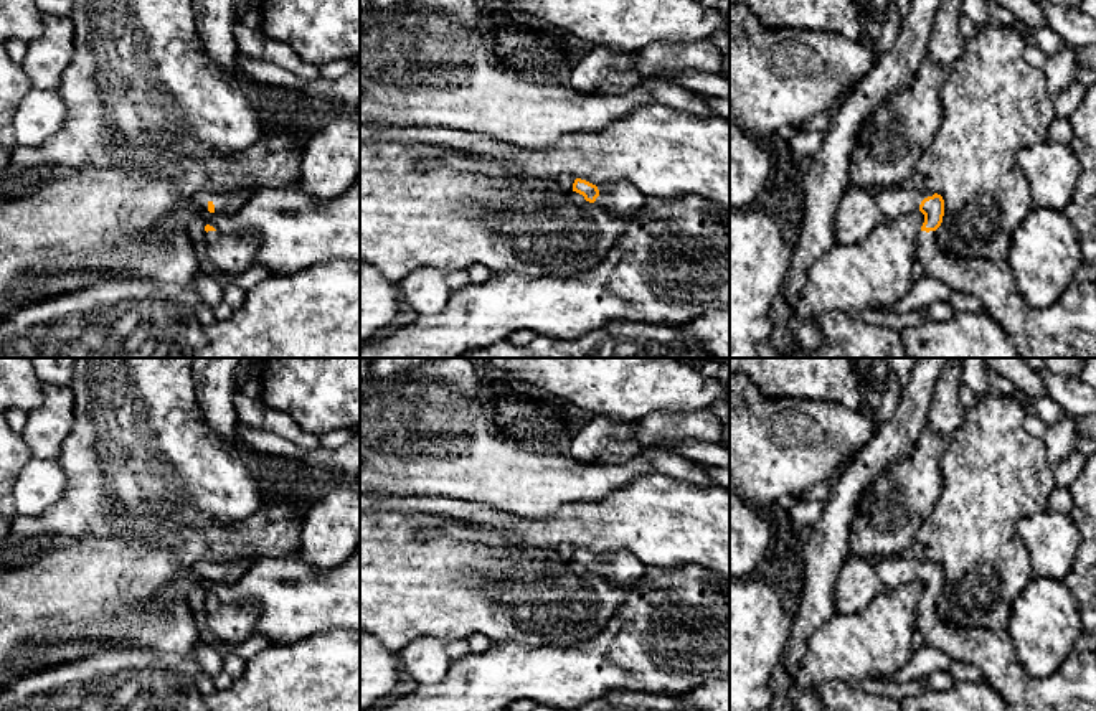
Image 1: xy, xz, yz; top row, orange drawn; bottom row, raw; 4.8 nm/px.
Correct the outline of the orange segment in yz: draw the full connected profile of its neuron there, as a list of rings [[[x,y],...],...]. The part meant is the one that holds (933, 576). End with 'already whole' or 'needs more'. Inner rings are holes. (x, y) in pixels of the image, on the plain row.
[[[911,553],[870,559],[888,589],[921,581],[924,592],[916,605],[914,625],[926,645],[952,662],[971,663],[1012,711],[1096,711],[1096,652],[1075,648],[1050,676],[1032,676],[1015,655],[1007,630],[959,629],[938,614],[944,569]]]; needs more

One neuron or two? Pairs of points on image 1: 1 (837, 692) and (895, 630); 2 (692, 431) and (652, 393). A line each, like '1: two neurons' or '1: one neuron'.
1: two neurons
2: two neurons

